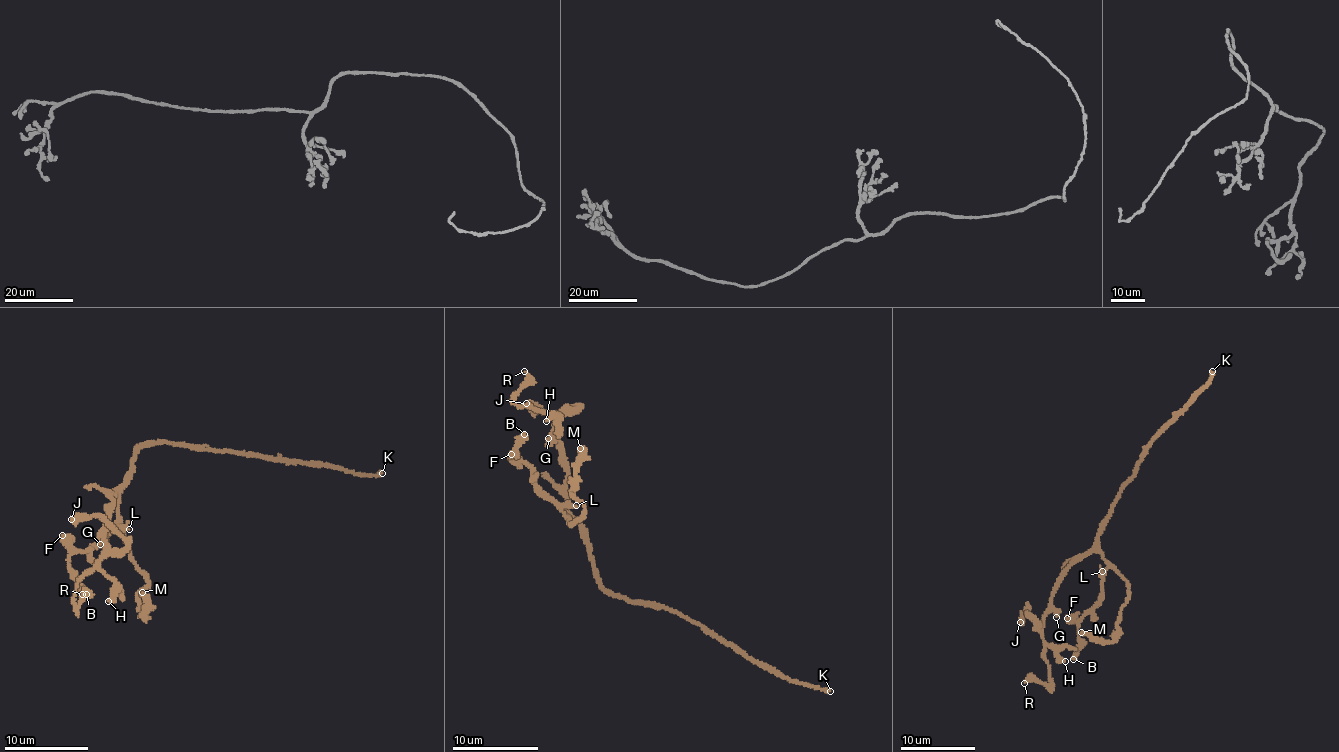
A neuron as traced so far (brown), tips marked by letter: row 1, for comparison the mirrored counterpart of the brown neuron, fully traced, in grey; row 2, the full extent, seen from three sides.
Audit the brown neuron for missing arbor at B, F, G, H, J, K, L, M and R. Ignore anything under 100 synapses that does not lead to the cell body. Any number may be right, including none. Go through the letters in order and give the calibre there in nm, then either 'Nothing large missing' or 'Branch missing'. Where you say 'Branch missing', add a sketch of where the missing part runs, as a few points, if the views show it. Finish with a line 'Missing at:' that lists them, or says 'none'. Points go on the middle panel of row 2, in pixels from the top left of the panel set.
B: Thickness 400 nm. Nothing large missing
F: Thickness 650 nm. Nothing large missing
G: Thickness 460 nm. Nothing large missing
H: Thickness 280 nm. Nothing large missing
J: Thickness 600 nm. Nothing large missing
K: Thickness 340 nm. Branch missing
L: Thickness 360 nm. Nothing large missing
M: Thickness 400 nm. Nothing large missing
R: Thickness 320 nm. Nothing large missing
Missing at: K

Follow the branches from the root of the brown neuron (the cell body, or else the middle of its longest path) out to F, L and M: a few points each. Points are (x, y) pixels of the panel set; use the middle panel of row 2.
F: (595, 566), (587, 535), (576, 520), (572, 515), (565, 516), (556, 502), (536, 483), (535, 475), (511, 454)
L: (595, 566), (587, 535), (572, 515), (565, 516), (562, 510), (576, 505)
M: (595, 566), (587, 535), (572, 515), (567, 522), (572, 525), (584, 510), (571, 483), (580, 448)

